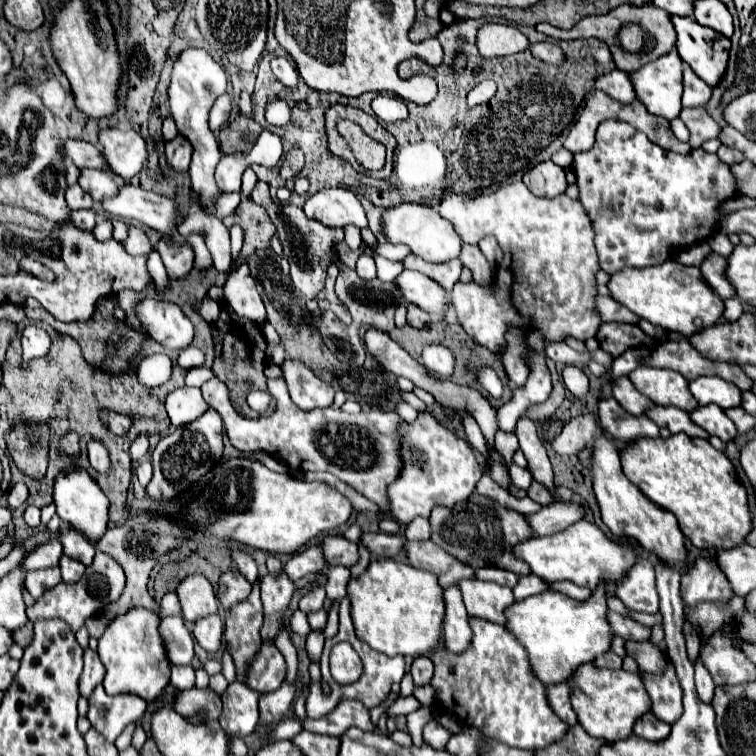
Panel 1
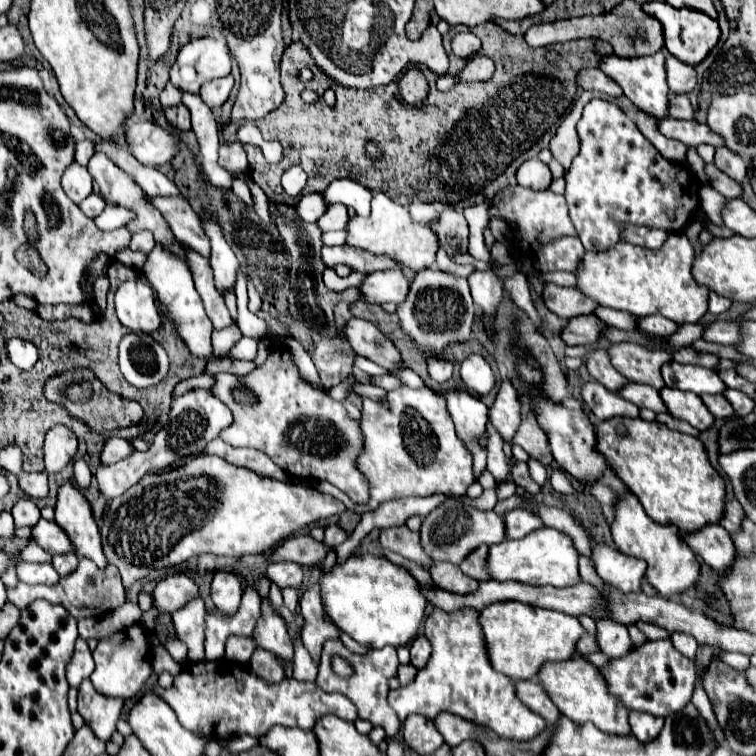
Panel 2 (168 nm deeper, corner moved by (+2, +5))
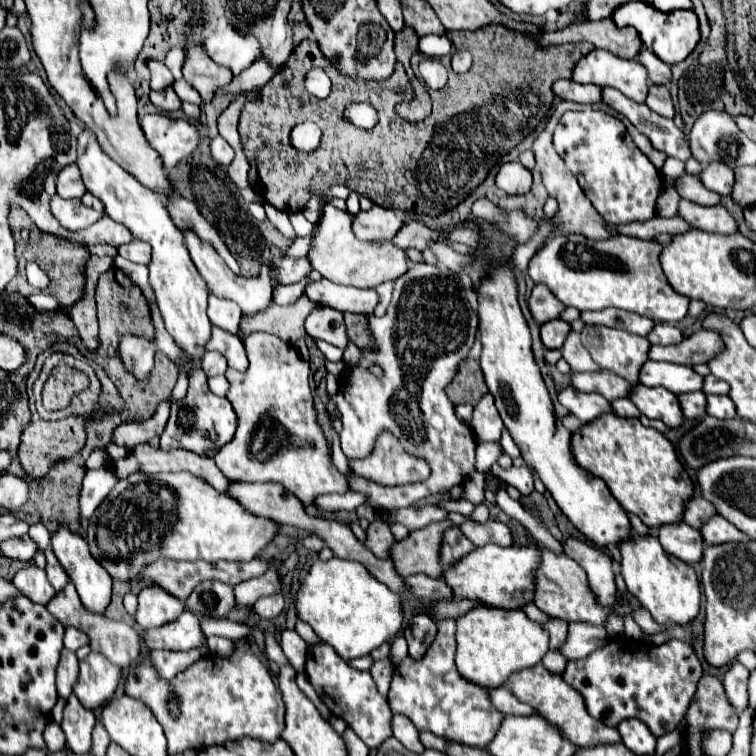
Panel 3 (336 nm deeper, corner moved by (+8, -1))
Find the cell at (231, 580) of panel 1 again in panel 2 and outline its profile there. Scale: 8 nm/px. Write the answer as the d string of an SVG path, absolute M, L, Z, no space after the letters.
M216 571L214 579L212 579L212 601L214 605L226 613L226 615L234 615L238 611L240 599L242 599L242 581L236 573L226 573L226 571Z

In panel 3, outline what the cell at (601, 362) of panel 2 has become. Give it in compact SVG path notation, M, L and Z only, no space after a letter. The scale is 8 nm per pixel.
M572 331L562 347L562 357L568 361L568 365L572 367L574 373L596 373L600 371L600 367L596 367L596 363L592 361L588 349L582 345L580 335L576 331Z

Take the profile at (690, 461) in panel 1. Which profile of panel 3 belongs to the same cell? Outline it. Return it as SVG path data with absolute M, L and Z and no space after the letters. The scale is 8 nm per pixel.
M612 413L576 431L572 435L572 451L578 465L602 477L624 511L638 515L650 529L684 519L686 503L694 497L694 483L664 433L644 427L638 419L624 419Z

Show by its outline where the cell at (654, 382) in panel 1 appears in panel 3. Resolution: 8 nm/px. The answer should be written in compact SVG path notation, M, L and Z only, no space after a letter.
M586 325L582 343L590 351L600 369L608 369L632 385L640 383L640 369L648 361L650 343L644 337L610 329L602 325Z

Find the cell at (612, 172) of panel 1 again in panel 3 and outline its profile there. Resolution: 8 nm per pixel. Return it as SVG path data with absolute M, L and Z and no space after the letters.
M598 109L564 113L554 131L554 143L584 195L608 223L626 225L654 217L656 199L662 191L660 171L648 163L620 119Z

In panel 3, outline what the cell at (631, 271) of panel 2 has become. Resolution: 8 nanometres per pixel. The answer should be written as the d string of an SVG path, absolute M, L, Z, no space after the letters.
M580 235L552 237L532 257L528 275L536 283L548 285L564 305L580 311L618 307L652 321L678 323L688 315L690 299L676 293L668 283L660 265L662 251L664 245L658 241L644 241L626 235L606 241L592 241Z

